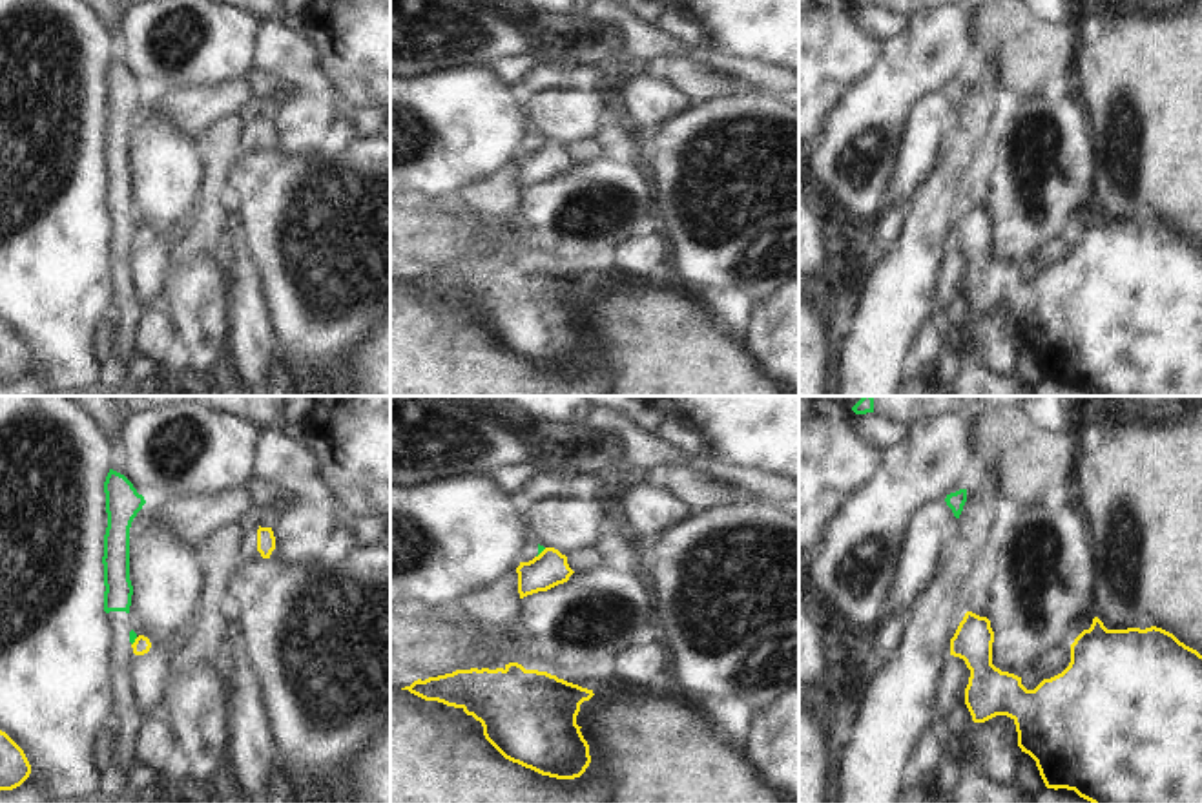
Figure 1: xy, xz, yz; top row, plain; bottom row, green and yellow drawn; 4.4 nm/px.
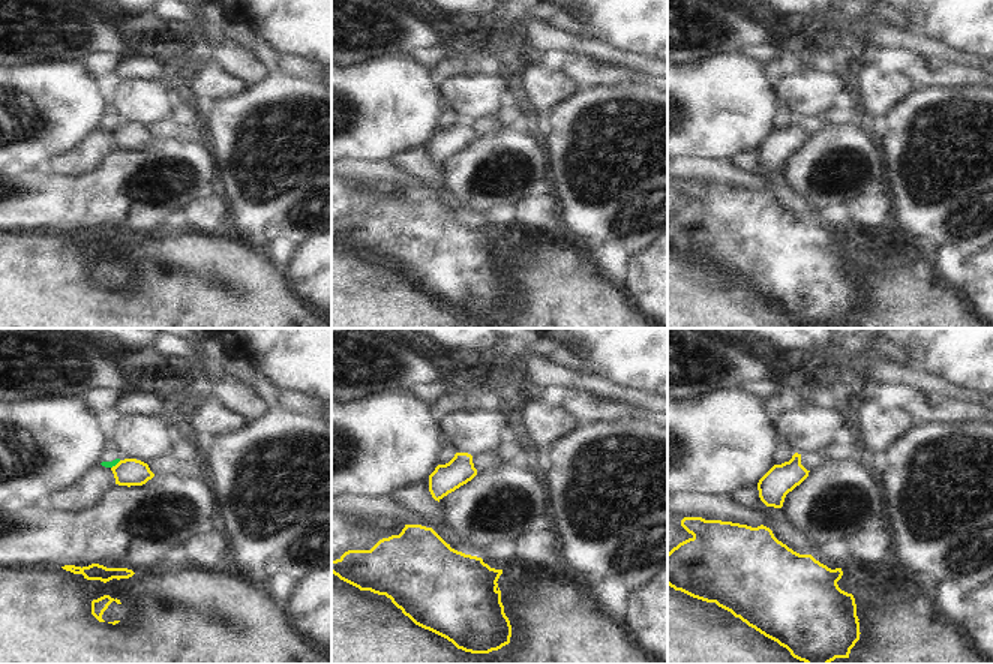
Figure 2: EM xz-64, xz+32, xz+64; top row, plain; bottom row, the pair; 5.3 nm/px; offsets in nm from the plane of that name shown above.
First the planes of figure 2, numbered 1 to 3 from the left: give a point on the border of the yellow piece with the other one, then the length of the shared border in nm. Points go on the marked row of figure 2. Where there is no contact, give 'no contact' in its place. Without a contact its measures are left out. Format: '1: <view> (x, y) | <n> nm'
1: xz-64 (116, 463) | 70 nm
2: no contact
3: no contact

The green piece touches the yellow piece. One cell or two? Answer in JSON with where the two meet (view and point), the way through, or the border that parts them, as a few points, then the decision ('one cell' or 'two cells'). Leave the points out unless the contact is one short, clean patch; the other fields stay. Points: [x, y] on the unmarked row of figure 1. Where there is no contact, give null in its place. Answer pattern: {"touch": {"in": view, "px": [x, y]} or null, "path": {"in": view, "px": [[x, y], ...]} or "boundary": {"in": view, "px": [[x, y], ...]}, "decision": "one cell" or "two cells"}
{"touch": {"in": "xz", "px": [540, 143]}, "boundary": {"in": "xz", "px": [[546, 139], [537, 148]]}, "decision": "two cells"}

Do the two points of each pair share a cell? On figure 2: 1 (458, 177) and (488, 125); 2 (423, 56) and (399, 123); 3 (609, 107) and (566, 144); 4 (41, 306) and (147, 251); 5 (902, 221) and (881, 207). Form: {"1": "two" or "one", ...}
{"1": "two", "2": "two", "3": "one", "4": "one", "5": "two"}

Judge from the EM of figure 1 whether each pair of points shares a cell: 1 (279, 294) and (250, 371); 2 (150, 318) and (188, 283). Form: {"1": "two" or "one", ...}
{"1": "two", "2": "two"}

